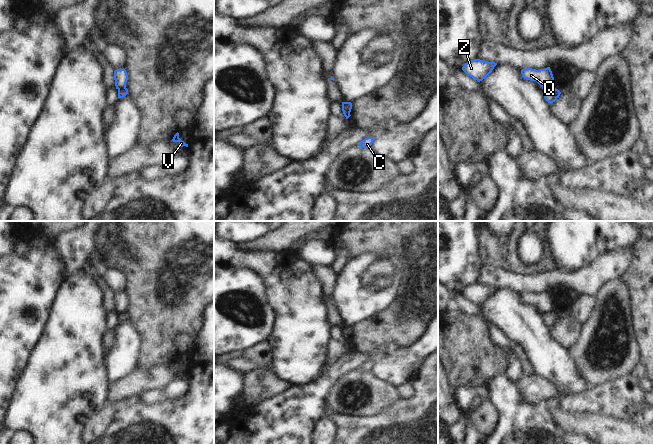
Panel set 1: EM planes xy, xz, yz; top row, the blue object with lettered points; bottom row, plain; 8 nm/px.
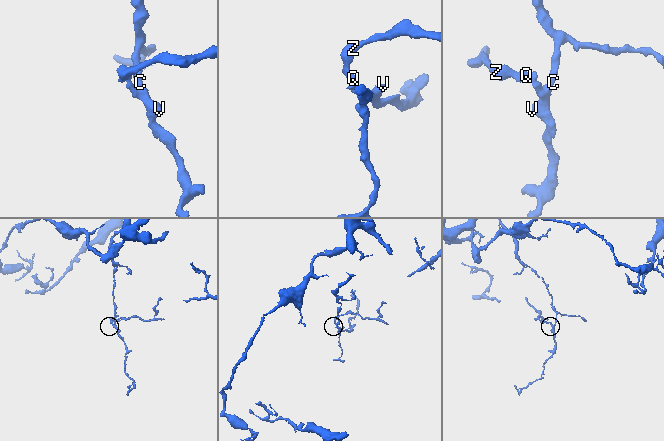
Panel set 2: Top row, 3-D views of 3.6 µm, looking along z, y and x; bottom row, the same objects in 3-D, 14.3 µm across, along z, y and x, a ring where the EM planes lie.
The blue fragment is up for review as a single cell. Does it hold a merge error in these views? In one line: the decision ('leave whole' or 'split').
split

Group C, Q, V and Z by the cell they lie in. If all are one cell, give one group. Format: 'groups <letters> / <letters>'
groups C V / Q Z

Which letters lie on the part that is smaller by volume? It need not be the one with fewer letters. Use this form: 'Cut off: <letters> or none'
Cut off: Q, Z

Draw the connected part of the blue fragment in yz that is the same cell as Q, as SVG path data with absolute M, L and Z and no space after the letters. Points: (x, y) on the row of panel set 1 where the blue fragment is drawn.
M550 67L540 70L526 68L521 70L521 74L526 80L536 81L542 89L549 89L554 85L554 77Z

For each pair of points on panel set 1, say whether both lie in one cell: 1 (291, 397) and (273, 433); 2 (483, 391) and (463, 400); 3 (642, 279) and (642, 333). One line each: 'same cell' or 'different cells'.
1: same cell
2: same cell
3: same cell

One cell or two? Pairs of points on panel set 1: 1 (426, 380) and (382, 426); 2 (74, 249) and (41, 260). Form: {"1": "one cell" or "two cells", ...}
{"1": "one cell", "2": "two cells"}

